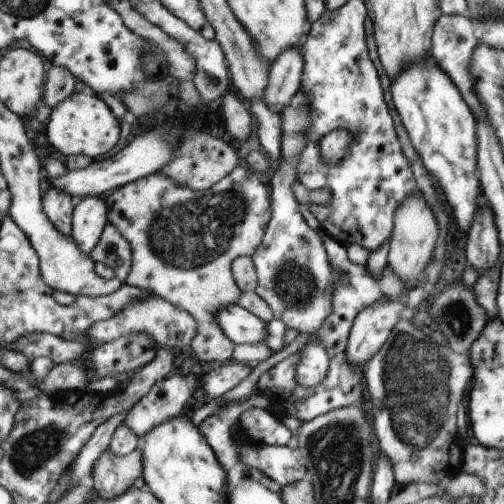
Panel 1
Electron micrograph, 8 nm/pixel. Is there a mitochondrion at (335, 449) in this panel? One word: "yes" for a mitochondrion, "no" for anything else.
yes

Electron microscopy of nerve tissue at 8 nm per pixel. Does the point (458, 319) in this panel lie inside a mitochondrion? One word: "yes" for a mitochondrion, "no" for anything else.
yes

